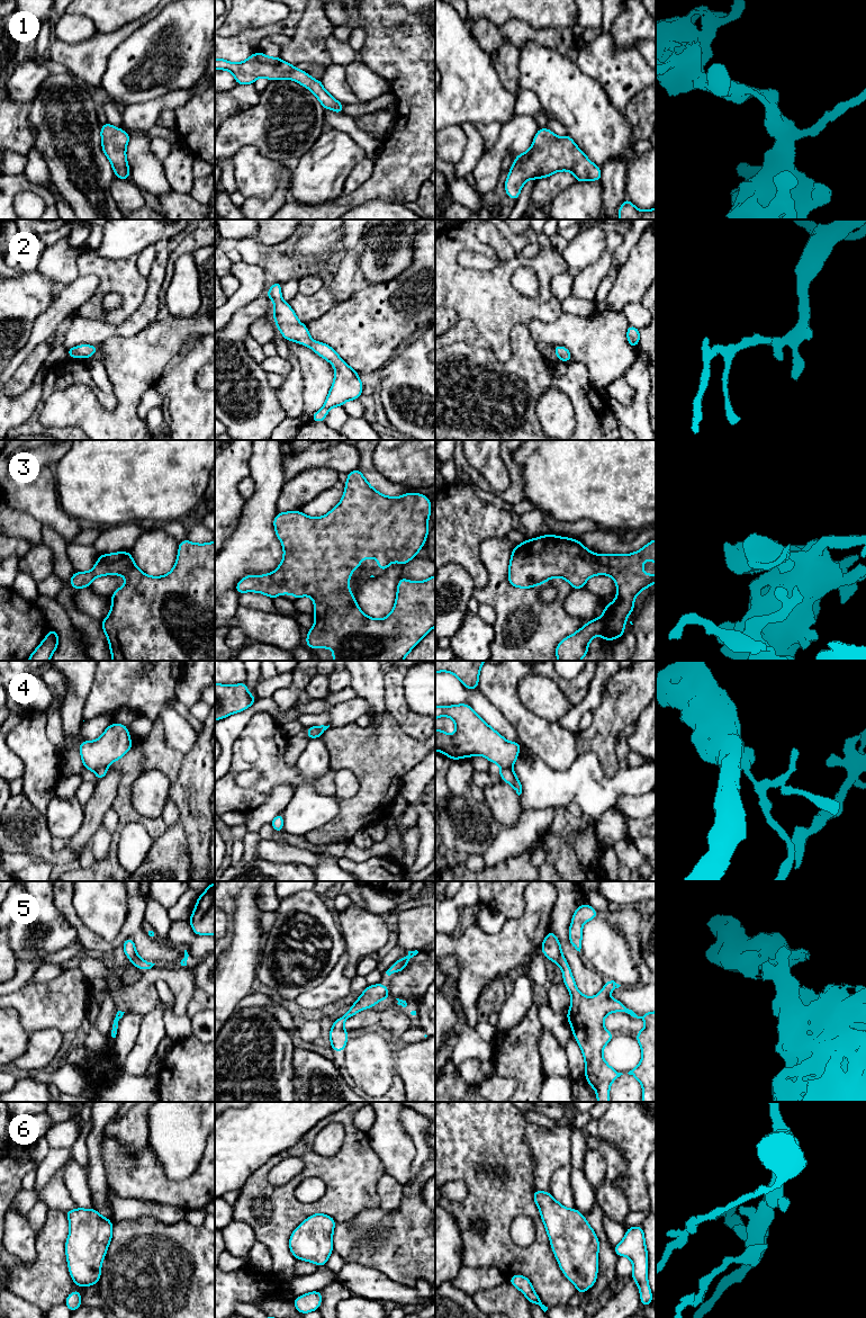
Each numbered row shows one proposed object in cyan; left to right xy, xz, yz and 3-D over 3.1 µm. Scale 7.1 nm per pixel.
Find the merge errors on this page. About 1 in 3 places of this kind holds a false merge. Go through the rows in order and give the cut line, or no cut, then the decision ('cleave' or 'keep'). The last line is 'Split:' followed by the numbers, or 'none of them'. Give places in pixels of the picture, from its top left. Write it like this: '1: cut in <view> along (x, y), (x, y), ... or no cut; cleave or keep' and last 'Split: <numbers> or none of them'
1: no cut; keep
2: no cut; keep
3: no cut; keep
4: cut in xy along (106, 767), (99, 767), (95, 771); cleave
5: no cut; keep
6: no cut; keep
Split: 4

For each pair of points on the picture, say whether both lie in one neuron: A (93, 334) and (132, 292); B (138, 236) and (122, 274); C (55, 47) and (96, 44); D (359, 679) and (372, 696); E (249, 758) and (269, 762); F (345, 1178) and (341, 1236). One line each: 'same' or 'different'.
A: different
B: different
C: same
D: same
E: same
F: different

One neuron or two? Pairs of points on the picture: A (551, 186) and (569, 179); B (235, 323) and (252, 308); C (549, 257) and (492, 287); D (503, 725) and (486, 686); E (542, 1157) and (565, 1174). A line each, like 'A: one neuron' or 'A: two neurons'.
A: one neuron
B: one neuron
C: one neuron
D: two neurons
E: two neurons

